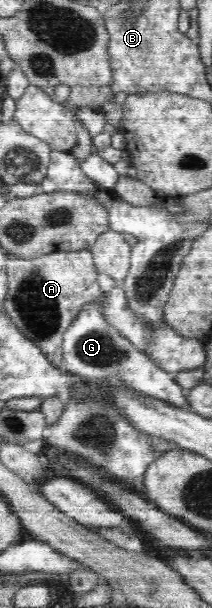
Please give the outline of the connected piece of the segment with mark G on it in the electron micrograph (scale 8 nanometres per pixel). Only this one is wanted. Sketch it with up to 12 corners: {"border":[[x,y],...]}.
{"border":[[103,293],[65,330],[63,372],[191,409],[188,391],[105,321]]}

